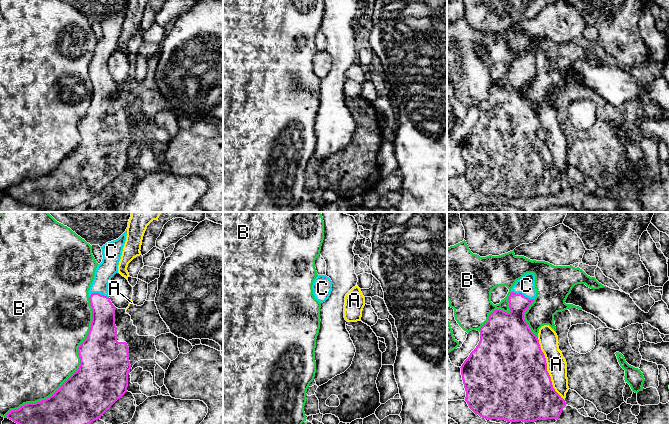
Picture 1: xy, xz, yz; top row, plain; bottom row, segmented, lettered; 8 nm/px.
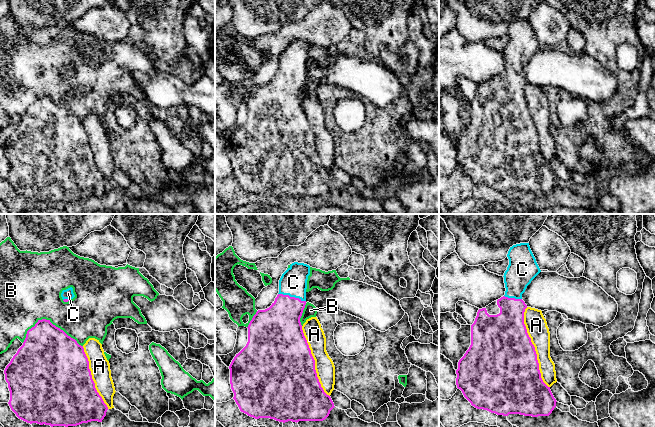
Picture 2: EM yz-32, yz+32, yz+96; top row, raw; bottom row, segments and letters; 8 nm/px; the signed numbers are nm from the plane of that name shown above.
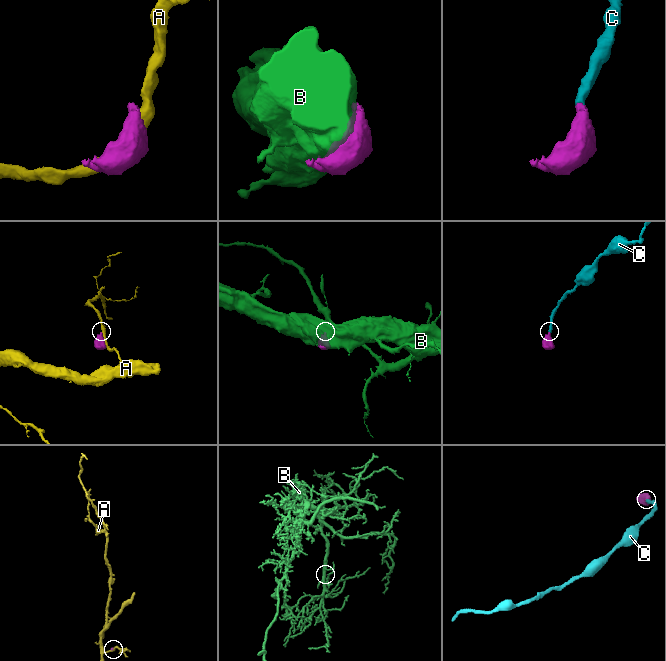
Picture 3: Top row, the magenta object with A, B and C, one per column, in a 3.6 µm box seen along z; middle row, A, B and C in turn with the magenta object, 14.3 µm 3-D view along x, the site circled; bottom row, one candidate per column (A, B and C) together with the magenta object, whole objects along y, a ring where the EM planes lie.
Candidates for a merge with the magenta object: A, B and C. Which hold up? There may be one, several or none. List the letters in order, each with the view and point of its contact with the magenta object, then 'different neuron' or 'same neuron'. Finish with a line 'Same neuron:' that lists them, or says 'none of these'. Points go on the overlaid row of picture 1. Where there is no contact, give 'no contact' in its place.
A: meets magenta in yz at (546, 369); different neuron
B: meets magenta in xy at (77, 370); different neuron
C: meets magenta in yz at (521, 293); same neuron
Same neuron: C

